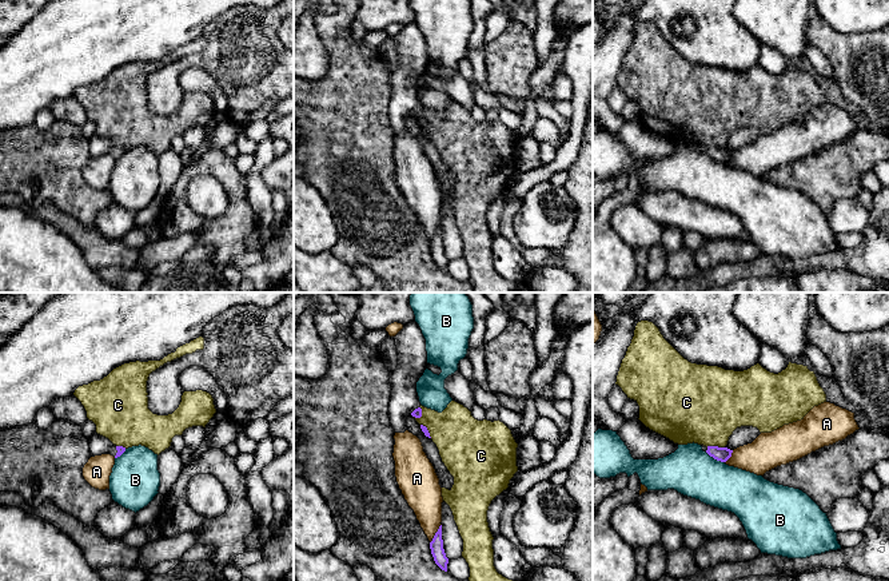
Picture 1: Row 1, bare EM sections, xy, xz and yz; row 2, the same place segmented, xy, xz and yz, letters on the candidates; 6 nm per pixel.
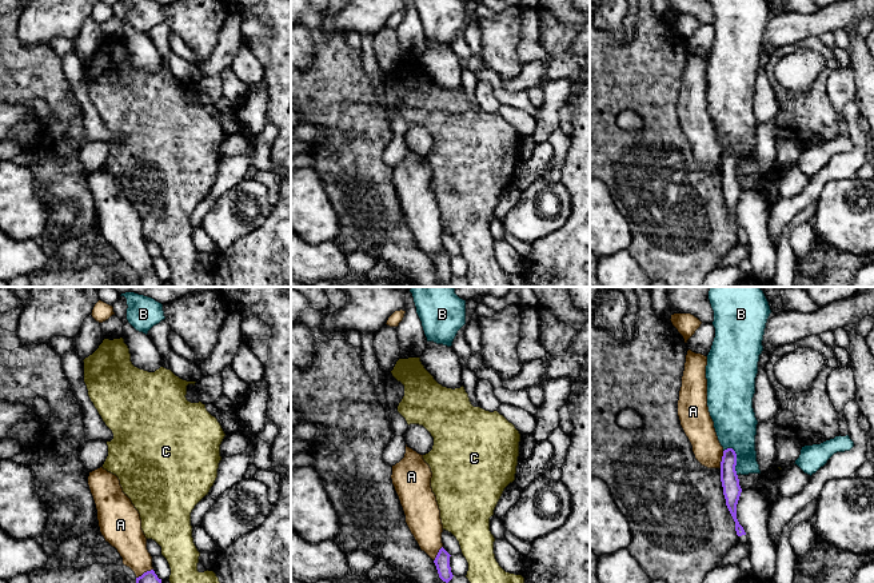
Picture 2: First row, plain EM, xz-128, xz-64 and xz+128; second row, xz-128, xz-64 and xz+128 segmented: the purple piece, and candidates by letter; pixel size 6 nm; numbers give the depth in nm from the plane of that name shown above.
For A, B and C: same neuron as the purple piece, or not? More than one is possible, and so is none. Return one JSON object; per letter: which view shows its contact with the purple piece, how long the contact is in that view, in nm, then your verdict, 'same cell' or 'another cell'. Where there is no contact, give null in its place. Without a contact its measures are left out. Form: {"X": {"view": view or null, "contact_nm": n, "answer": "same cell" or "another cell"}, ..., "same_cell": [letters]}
{"A": {"view": "xz", "contact_nm": 140, "answer": "another cell"}, "B": {"view": "yz", "contact_nm": 140, "answer": "another cell"}, "C": {"view": "yz", "contact_nm": 110, "answer": "another cell"}, "same_cell": []}

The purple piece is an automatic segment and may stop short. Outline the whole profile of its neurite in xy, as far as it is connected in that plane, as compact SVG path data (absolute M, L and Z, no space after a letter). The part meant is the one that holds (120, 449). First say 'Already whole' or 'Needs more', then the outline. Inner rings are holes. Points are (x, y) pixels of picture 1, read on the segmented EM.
Needs more. M97 433L88 438L88 445L93 455L111 454L117 458L125 451L125 447L113 445L108 438Z

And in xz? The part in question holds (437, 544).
Already whole. M442 525L439 526L432 541L430 542L430 549L431 549L431 554L434 557L435 564L442 570L447 572L449 558L446 557L446 553L444 553L444 549L443 549Z

